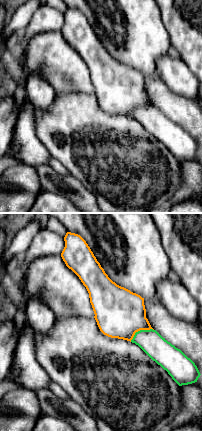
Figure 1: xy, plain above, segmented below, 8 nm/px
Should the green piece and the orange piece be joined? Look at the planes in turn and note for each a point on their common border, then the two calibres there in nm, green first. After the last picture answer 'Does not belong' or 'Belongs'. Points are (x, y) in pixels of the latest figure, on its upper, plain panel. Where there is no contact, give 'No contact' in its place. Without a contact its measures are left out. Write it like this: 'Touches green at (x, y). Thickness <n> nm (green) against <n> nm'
Touches green at (140, 106). Thickness 200 nm (green) against 400 nm

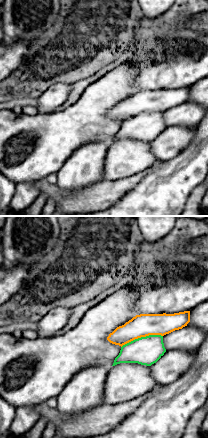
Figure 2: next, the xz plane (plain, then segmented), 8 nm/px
Touches green at (141, 113). Thickness 220 nm (green) against 180 nm

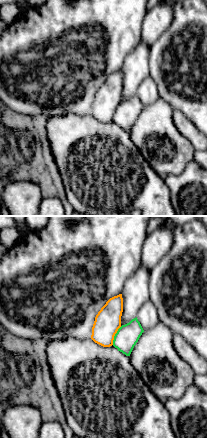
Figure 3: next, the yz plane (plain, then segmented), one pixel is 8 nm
Touches green at (115, 111). Thickness 180 nm (green) against 200 nm

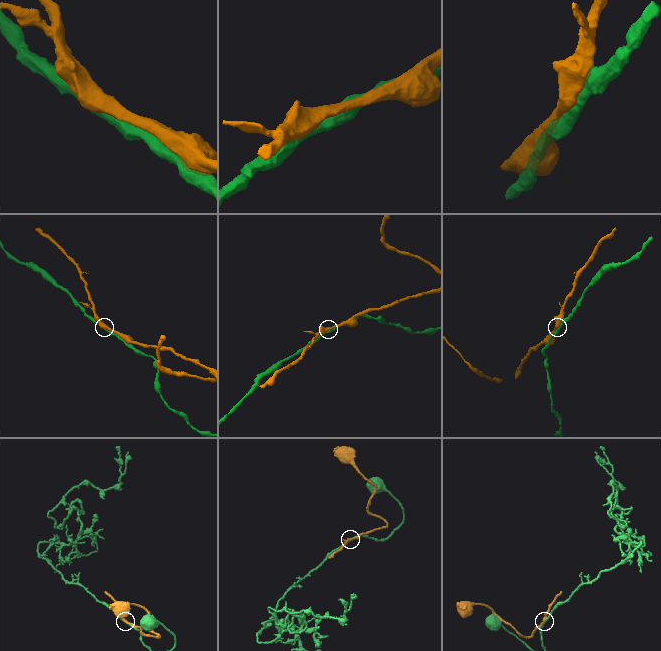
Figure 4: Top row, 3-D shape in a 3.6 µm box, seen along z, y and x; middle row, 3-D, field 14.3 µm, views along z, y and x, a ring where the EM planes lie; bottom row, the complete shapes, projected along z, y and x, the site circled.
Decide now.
Does not belong

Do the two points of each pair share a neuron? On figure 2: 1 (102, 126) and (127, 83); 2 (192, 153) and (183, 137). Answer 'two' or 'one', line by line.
1: one
2: two

